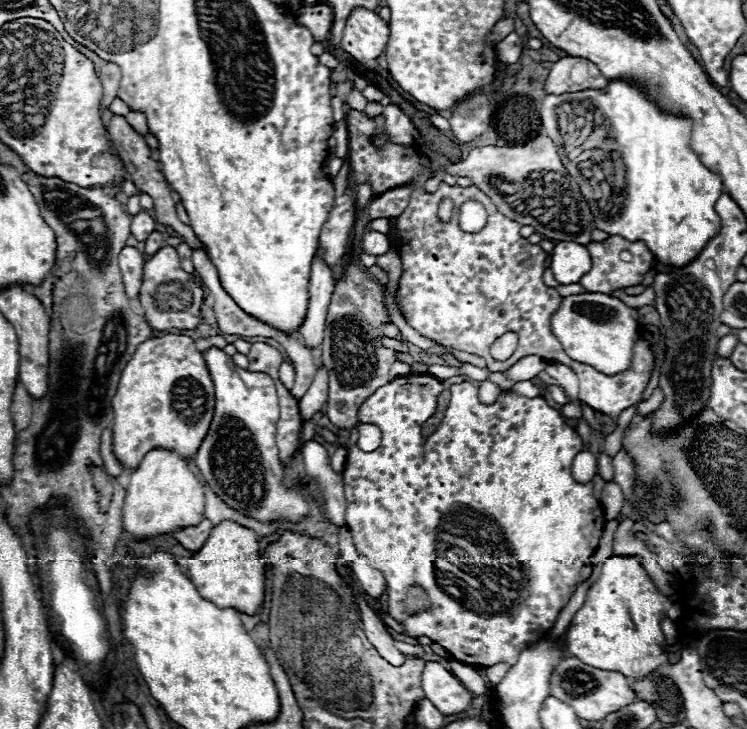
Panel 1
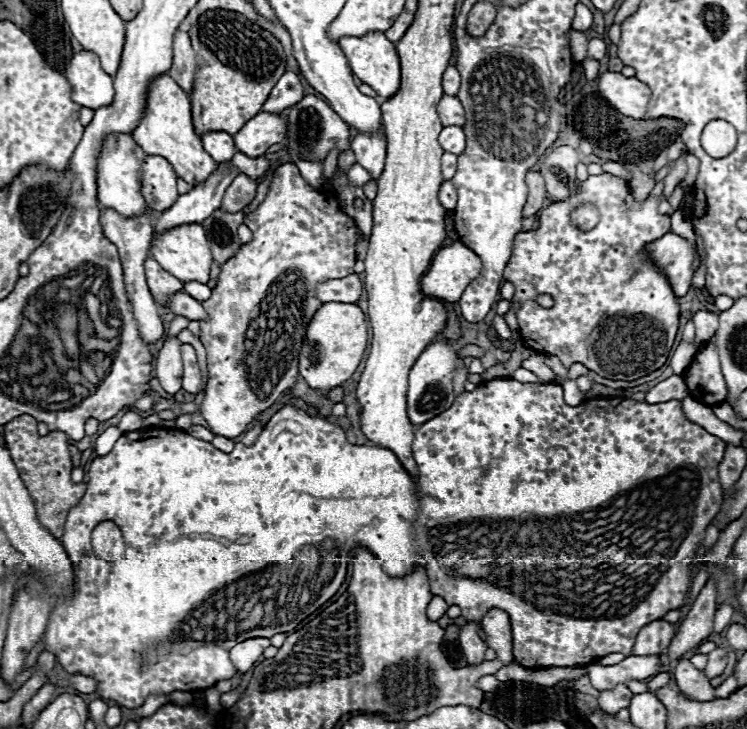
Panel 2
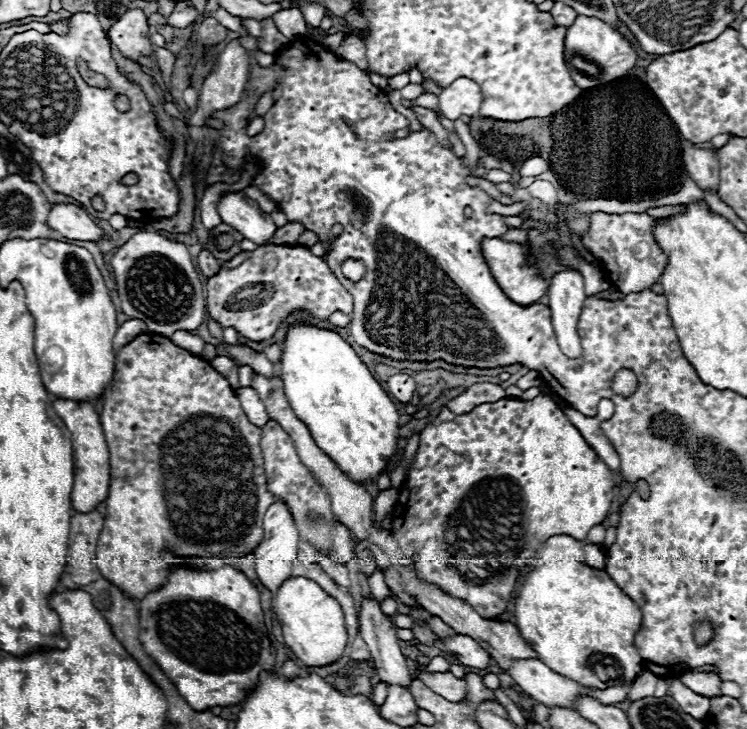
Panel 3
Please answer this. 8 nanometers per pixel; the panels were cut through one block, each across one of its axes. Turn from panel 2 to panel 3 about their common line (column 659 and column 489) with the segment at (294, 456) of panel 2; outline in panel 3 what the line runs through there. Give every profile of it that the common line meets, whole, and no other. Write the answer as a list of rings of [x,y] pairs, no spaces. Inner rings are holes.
[[[536,396],[534,400],[522,402],[518,398],[502,398],[494,404],[480,404],[468,414],[454,414],[446,406],[440,408],[438,414],[428,418],[426,428],[420,432],[420,446],[416,450],[416,456],[410,464],[406,484],[400,488],[398,500],[392,508],[392,530],[396,532],[396,542],[402,546],[422,546],[418,552],[418,558],[414,562],[416,572],[420,572],[420,580],[428,580],[428,584],[436,584],[438,588],[444,588],[448,596],[456,596],[470,604],[480,616],[488,620],[496,620],[508,606],[508,600],[516,588],[518,576],[520,576],[520,564],[522,560],[530,560],[530,556],[542,548],[542,544],[556,534],[566,534],[576,540],[584,540],[588,530],[596,524],[602,524],[608,516],[610,504],[614,498],[614,480],[608,466],[598,458],[598,454],[588,446],[588,442],[582,438],[578,428],[568,420],[566,414],[558,408],[558,404],[550,396]]]

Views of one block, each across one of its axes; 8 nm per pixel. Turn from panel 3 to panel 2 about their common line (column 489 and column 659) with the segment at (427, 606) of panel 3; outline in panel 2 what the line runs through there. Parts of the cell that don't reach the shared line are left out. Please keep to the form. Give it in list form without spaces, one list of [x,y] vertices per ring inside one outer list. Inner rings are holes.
[[[654,620],[638,632],[632,652],[638,656],[662,654],[670,646],[676,630],[678,630],[676,624],[670,624],[666,620]]]

